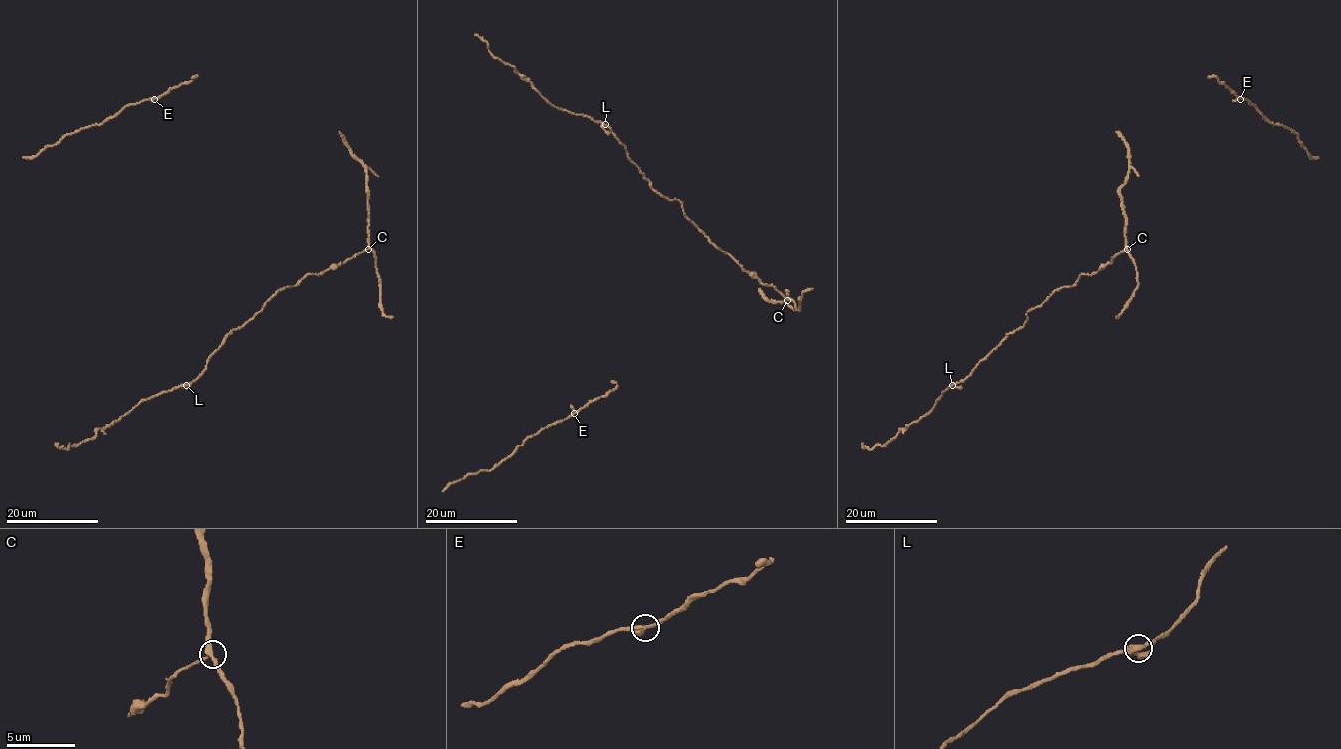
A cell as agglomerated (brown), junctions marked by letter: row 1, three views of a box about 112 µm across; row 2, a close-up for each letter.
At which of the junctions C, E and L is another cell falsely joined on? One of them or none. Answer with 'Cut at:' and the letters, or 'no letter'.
Cut at: no letter

